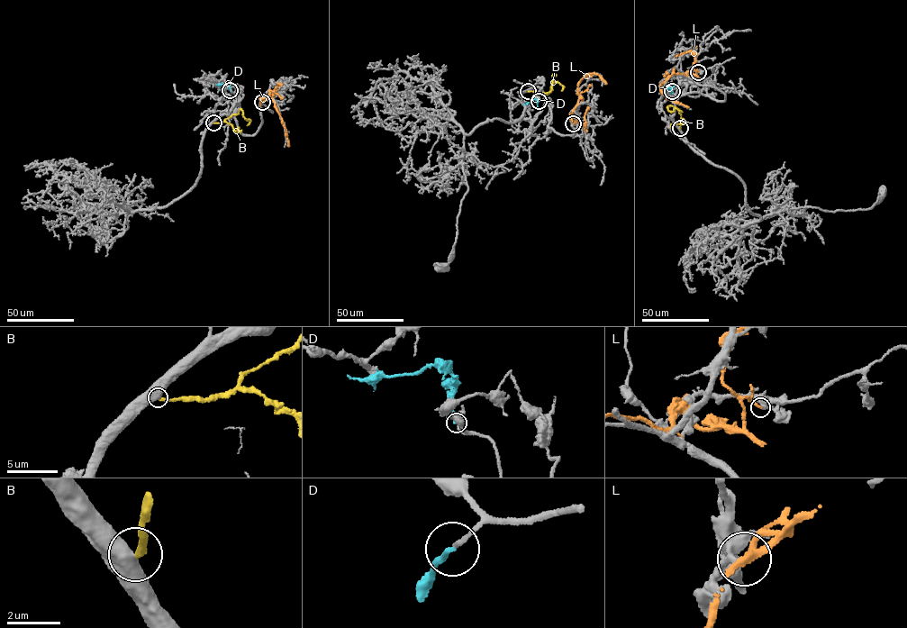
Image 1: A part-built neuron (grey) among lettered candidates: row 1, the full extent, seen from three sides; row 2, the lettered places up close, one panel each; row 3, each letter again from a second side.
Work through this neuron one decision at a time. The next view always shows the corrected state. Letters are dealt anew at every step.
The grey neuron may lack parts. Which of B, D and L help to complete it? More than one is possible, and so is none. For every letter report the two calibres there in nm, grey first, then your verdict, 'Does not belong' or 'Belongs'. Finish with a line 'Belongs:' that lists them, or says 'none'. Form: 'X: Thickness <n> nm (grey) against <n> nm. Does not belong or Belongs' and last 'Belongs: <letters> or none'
B: Thickness 750 nm (grey) against 240 nm. Does not belong
D: Thickness 150 nm (grey) against 160 nm. Belongs
L: Thickness 200 nm (grey) against 190 nm. Does not belong
Belongs: D

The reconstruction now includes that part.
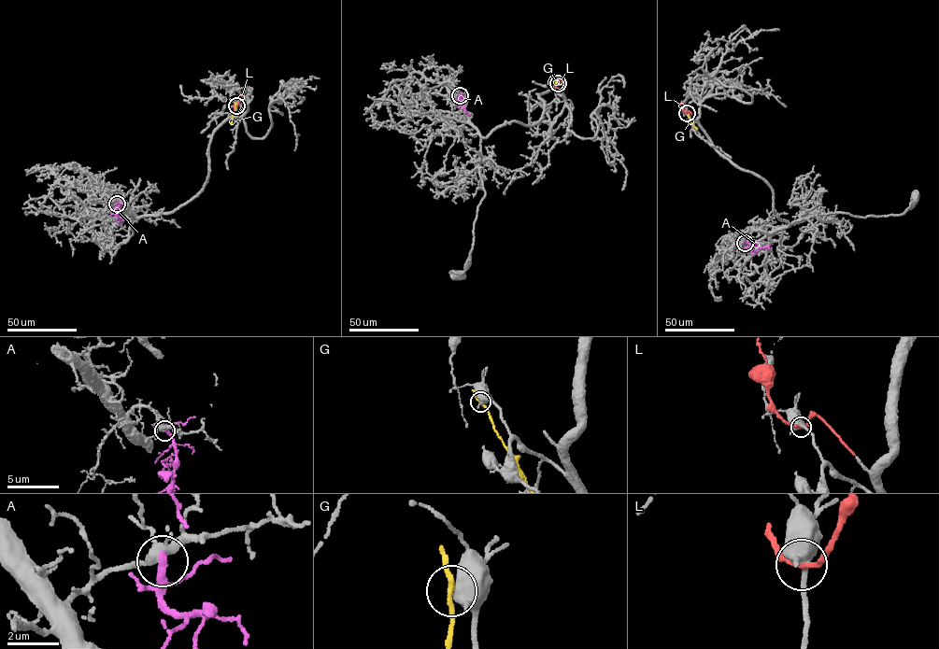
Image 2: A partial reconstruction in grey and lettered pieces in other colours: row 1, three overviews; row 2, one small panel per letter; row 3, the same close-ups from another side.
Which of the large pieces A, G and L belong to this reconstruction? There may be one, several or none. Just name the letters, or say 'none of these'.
L

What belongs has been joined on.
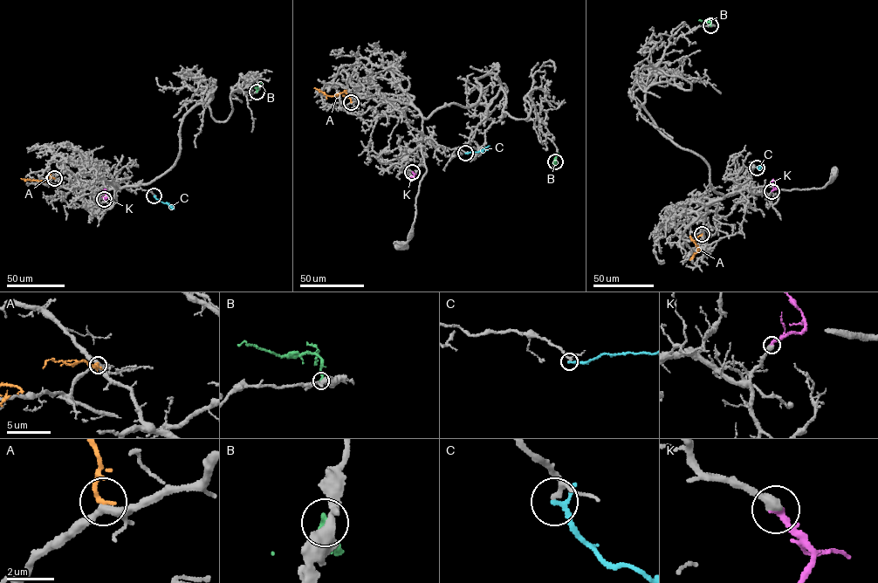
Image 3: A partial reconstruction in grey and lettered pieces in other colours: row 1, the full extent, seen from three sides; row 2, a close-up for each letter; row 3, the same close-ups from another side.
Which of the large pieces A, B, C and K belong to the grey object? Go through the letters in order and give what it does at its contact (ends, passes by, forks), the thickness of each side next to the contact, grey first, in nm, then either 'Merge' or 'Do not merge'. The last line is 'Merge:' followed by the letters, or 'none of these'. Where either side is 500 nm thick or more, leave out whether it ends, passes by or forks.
A: It ends there. Thickness 280 nm (grey) against 200 nm. Do not merge
B: It ends there. Thickness 460 nm (grey) against 280 nm. Do not merge
C: It passes by. Thickness 150 nm (grey) against 140 nm. Do not merge
K: It ends there. Thickness 440 nm (grey) against 320 nm. Merge
Merge: K

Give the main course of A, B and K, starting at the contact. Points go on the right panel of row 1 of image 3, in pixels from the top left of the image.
A: (702, 234), (694, 241), (698, 248), (689, 259)
B: (710, 25), (709, 22), (698, 20)
K: (771, 191), (776, 188), (772, 180)

